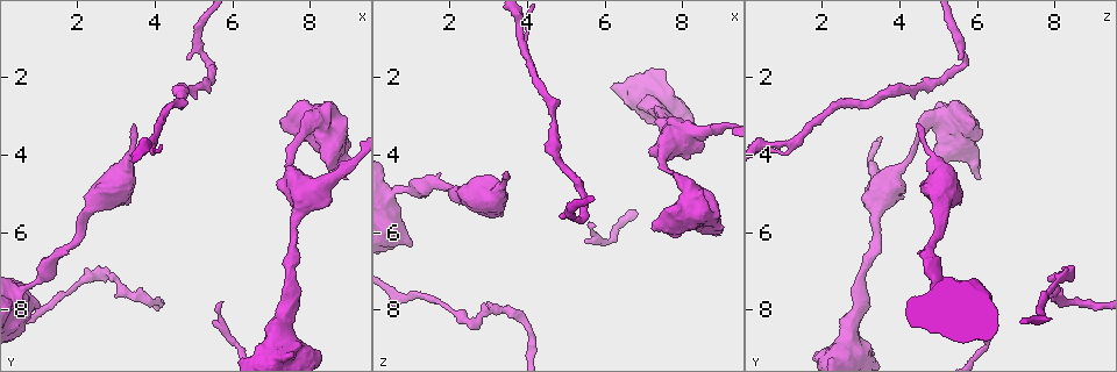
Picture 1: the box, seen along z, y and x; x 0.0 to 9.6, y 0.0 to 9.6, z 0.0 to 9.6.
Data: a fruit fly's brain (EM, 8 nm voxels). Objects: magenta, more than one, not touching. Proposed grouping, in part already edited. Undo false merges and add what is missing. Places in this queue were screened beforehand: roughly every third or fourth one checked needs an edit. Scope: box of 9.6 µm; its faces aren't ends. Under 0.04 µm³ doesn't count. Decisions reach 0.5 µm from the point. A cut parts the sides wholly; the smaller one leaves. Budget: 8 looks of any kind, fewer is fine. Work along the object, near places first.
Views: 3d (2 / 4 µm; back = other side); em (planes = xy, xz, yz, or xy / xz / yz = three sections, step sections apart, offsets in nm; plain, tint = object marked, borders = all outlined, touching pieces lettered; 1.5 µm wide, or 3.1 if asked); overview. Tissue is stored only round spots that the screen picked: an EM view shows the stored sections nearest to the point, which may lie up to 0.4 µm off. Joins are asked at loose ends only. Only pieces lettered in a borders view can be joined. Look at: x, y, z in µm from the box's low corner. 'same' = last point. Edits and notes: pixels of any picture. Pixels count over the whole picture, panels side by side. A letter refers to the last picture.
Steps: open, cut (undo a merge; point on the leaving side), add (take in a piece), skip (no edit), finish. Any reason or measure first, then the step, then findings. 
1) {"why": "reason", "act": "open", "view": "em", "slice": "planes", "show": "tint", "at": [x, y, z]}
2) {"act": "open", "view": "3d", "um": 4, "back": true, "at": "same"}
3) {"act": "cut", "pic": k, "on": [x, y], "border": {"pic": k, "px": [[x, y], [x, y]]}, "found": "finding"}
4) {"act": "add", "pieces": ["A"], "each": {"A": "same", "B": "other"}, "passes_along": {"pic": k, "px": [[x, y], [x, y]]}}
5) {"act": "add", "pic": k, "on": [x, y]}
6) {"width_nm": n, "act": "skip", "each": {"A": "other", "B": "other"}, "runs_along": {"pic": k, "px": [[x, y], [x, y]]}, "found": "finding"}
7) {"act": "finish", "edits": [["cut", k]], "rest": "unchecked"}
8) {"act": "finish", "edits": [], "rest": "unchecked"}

{"why": "stops while still wide", "act": "open", "view": "3d", "um": 4, "back": true, "at": [1.10, 7.95, 6.35]}

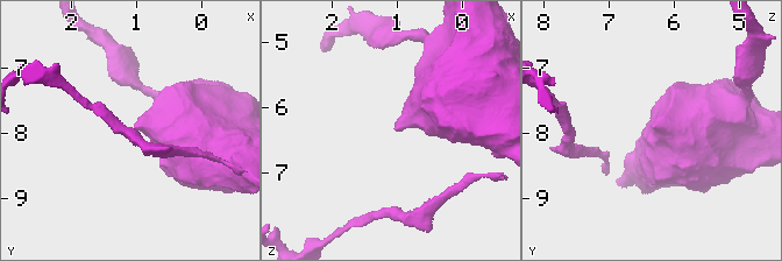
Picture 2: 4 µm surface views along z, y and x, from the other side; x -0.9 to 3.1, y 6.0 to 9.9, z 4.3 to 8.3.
{"why": "shape alone is not enough", "act": "open", "view": "em", "slice": "xy", "step": 8, "show": "tint", "at": [1.05, 7.90, 6.35]}

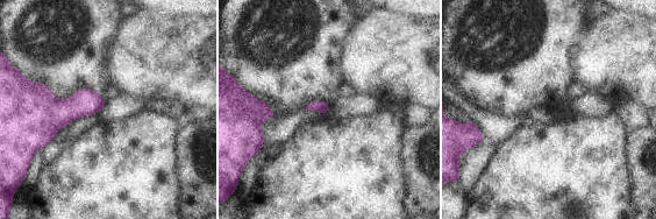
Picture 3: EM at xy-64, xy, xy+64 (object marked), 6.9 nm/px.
{"why": "another direction", "act": "open", "view": "em", "slice": "planes", "show": "borders", "at": "same"}

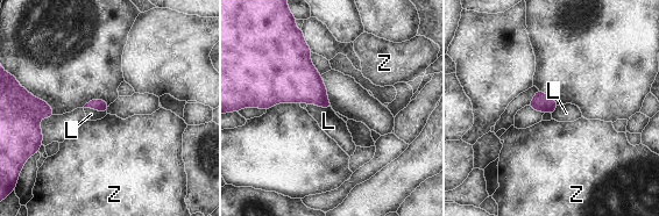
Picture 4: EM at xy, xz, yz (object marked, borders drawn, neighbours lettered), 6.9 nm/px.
{"act": "skip", "each": {"L": "other", "Z": "other"}, "border": {"pic": 4, "px": [[307, 103], [331, 108]]}, "found": "no lettered piece goes on from it"}

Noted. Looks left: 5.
{"why": "narrows sharply", "act": "open", "view": "em", "slice": "xz", "step": 8, "show": "tint", "at": [3.05, 7.25, 8.00]}

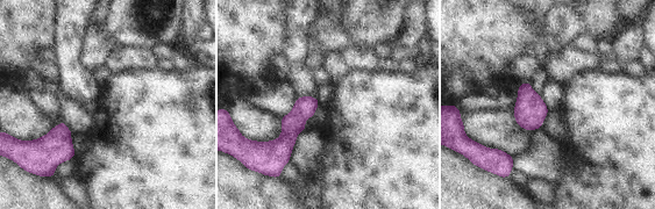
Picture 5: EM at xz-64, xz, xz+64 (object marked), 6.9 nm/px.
{"why": "another direction", "act": "open", "view": "em", "slice": "planes", "show": "borders", "at": "same"}

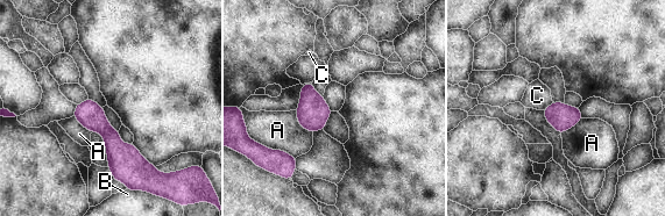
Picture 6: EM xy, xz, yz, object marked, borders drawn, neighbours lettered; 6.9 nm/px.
{"width_nm": 160, "act": "skip", "each": {"A": "other", "B": "other", "C": "other"}, "runs_along": {"pic": 6, "px": [[79, 107], [155, 184]]}, "found": "all the same cell"}

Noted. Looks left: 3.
{"why": "long arm stops here", "act": "open", "view": "em", "slice": "planes", "show": "borders", "at": [3.45, 3.20, 4.45]}

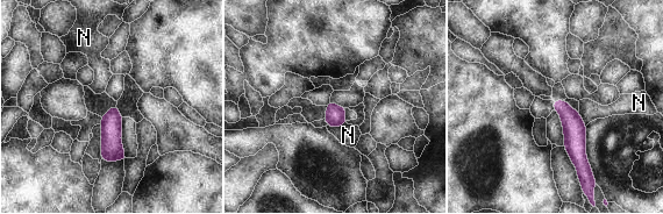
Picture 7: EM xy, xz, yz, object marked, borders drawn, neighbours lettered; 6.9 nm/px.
{"longest_contact_nm": ["N", 140], "act": "skip", "each": {"N": "other"}, "found": "none of them fits"}

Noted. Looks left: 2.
{"act": "finish", "edits": [], "rest": "unchecked"}

